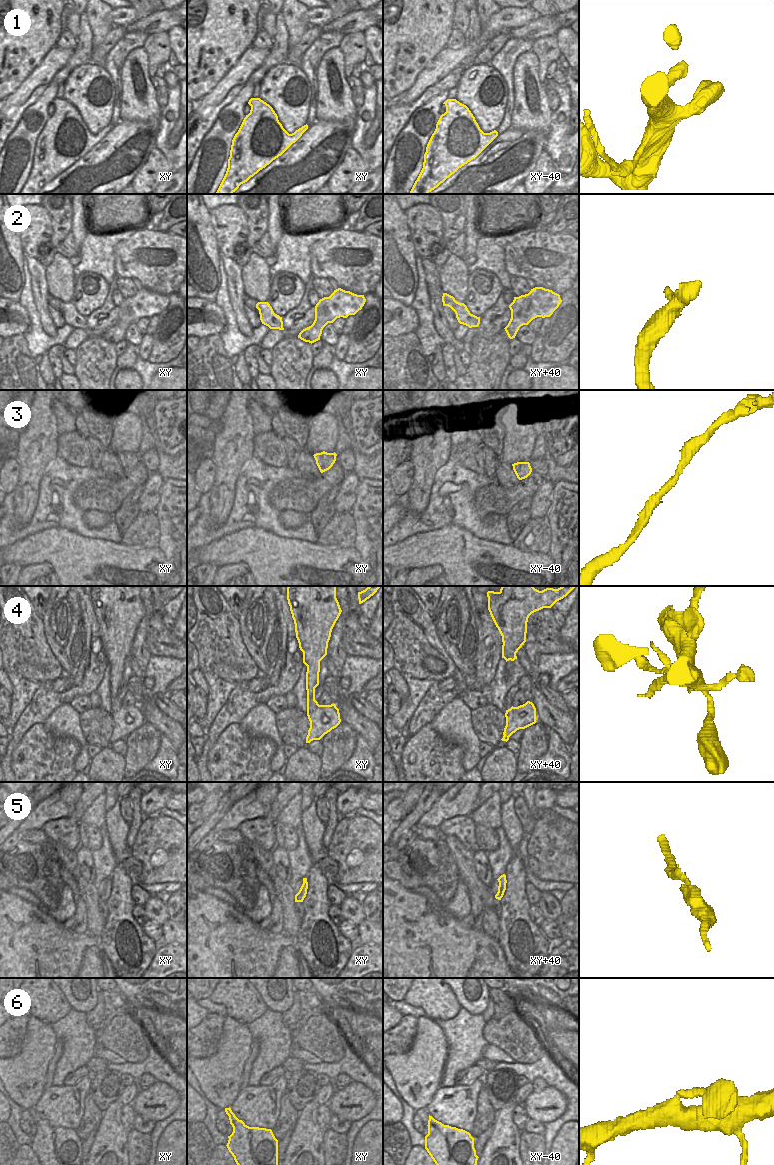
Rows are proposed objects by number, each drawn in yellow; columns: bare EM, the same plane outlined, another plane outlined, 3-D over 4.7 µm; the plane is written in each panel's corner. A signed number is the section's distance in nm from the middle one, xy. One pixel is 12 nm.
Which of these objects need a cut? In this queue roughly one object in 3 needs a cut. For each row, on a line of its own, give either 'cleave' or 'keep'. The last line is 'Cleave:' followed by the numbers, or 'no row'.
1: keep
2: keep
3: keep
4: keep
5: keep
6: keep
Cleave: no row

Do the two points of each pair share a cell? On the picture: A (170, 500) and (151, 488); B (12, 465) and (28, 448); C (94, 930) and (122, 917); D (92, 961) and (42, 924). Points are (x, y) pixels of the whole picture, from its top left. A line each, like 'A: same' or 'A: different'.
A: different
B: different
C: different
D: same

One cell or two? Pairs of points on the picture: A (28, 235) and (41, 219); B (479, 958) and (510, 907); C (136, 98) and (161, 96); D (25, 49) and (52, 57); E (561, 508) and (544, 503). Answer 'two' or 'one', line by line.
A: one
B: two
C: two
D: two
E: two

